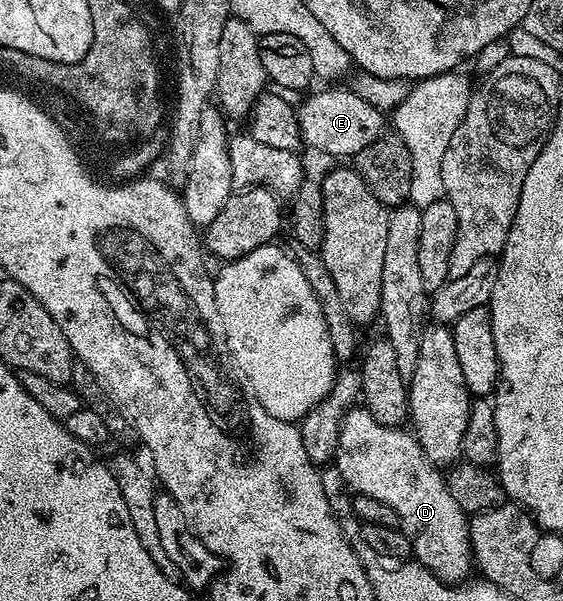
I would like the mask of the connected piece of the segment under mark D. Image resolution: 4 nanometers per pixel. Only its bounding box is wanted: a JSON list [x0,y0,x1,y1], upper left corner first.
[335,411,474,585]

